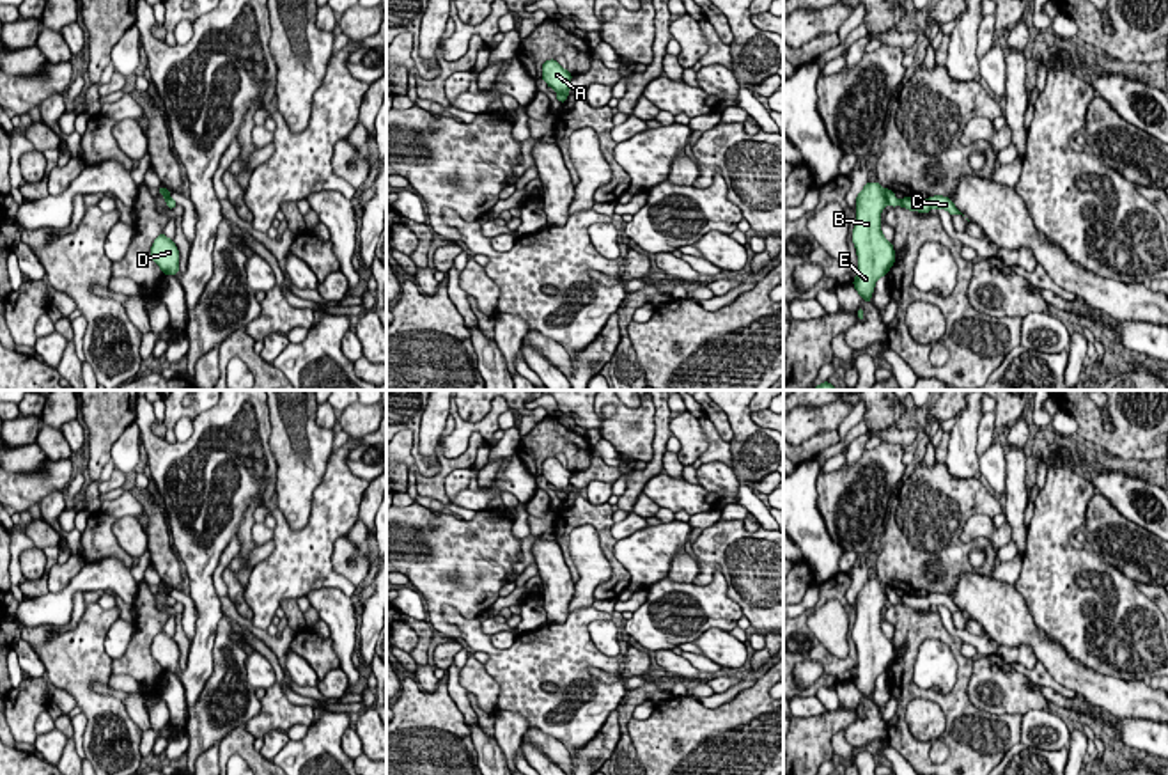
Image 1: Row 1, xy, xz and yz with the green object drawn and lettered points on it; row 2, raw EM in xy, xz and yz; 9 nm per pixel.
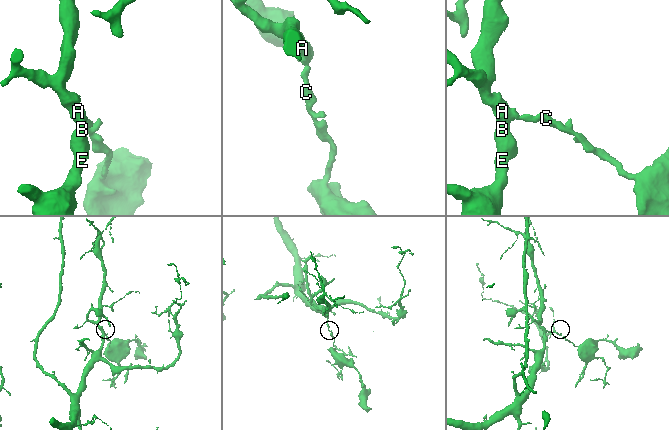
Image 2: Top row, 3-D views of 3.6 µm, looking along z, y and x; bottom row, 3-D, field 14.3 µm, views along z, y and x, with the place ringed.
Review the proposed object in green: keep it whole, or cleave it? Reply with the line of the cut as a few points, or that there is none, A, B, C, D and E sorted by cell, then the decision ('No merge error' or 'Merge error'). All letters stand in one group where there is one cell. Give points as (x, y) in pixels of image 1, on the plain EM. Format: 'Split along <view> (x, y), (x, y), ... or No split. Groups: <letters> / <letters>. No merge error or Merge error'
Split along yz (883, 587), (888, 598). Groups: A B D E / C. Merge error

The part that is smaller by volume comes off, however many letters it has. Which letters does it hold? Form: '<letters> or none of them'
C

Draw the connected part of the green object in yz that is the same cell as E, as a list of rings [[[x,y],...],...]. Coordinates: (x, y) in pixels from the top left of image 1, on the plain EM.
[[[867,578],[856,594],[853,640],[858,651],[858,672],[853,681],[867,701],[870,701],[876,679],[895,660],[893,642],[881,630],[881,608],[886,605],[886,599],[884,587],[877,578]]]

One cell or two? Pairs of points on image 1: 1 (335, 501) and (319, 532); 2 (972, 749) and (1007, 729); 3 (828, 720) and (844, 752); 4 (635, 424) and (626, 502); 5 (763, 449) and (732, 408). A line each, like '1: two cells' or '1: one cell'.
1: one cell
2: one cell
3: two cells
4: two cells
5: one cell

